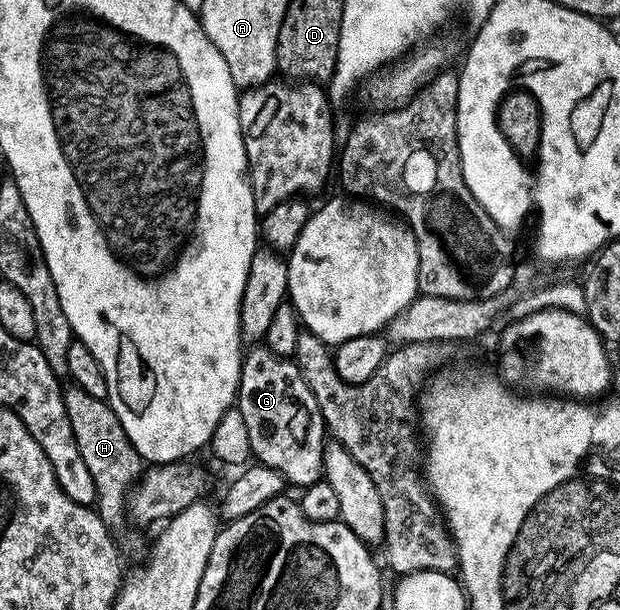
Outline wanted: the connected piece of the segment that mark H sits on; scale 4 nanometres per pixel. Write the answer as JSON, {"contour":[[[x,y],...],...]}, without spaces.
{"contour":[[[74,384],[65,385],[63,392],[66,416],[70,416],[70,428],[74,432],[78,452],[82,452],[82,460],[94,480],[94,509],[109,530],[119,532],[126,523],[128,495],[142,473],[140,453],[134,448],[134,444],[130,444],[130,436],[126,436],[122,420],[118,420],[105,399],[90,396],[90,392],[82,392],[82,388]]]}

